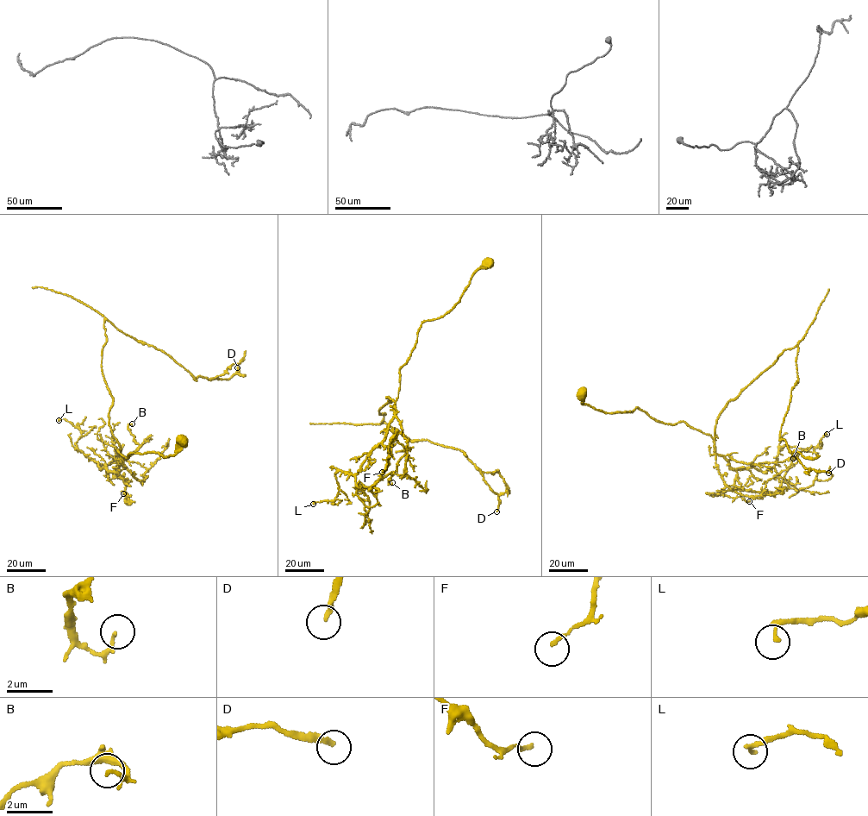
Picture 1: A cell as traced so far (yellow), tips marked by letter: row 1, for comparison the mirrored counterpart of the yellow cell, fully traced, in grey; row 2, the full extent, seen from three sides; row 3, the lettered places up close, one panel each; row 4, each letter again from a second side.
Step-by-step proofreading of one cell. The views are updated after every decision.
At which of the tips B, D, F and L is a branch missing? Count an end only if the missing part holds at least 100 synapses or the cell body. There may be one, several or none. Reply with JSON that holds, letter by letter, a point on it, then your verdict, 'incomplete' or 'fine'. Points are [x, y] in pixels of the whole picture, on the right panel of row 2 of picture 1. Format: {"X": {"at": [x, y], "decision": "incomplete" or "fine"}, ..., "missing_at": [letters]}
{"B": {"at": [793, 458], "decision": "fine"}, "D": {"at": [828, 473], "decision": "fine"}, "F": {"at": [749, 501], "decision": "fine"}, "L": {"at": [827, 434], "decision": "fine"}, "missing_at": []}

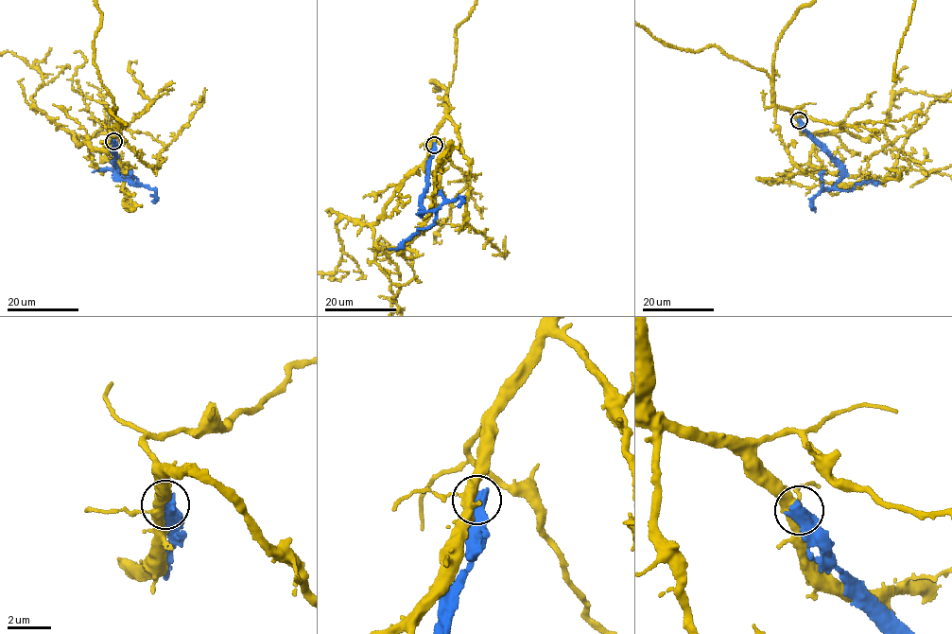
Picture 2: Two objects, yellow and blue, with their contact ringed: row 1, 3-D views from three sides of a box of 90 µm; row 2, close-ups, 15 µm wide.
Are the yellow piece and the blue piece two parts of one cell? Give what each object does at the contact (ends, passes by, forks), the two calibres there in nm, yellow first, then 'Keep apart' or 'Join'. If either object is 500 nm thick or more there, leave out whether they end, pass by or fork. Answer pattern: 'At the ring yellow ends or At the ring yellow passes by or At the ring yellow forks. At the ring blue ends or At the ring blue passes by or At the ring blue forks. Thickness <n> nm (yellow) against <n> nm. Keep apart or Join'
Thickness 420 nm (yellow) against 650 nm. Keep apart

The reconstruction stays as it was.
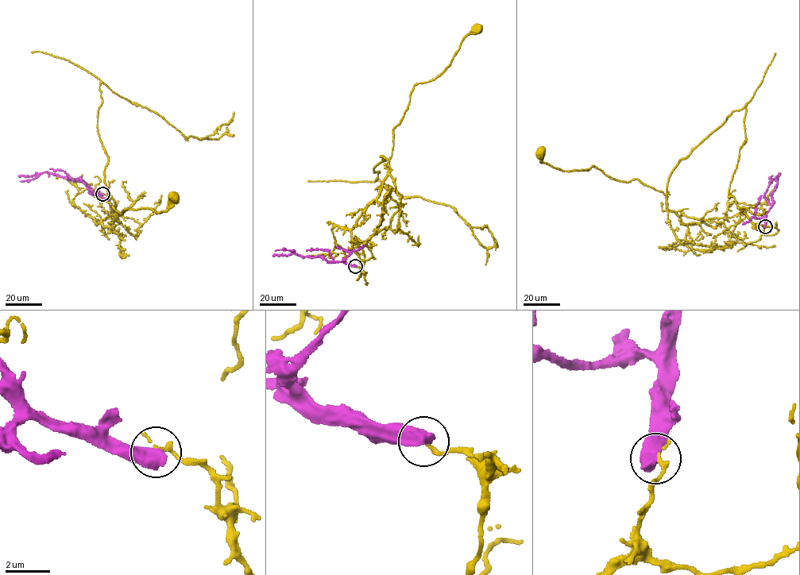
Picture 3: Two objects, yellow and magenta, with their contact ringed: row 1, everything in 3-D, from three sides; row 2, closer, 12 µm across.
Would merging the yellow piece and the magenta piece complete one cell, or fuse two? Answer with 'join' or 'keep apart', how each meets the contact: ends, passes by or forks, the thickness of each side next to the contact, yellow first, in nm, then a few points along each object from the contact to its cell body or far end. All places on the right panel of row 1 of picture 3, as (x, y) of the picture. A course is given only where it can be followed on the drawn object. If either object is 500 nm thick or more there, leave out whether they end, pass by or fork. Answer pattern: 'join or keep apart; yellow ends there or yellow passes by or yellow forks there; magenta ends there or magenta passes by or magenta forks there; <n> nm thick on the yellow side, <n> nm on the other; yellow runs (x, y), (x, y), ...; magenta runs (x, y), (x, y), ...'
keep apart; 190 nm thick on the yellow side, 700 nm on the other; yellow runs (765, 225), (746, 244), (723, 223), (682, 221), (663, 192), (637, 179), (592, 166), (562, 171), (541, 152); magenta runs (764, 225), (767, 214), (773, 201), (772, 194), (777, 181), (775, 179), (780, 173)

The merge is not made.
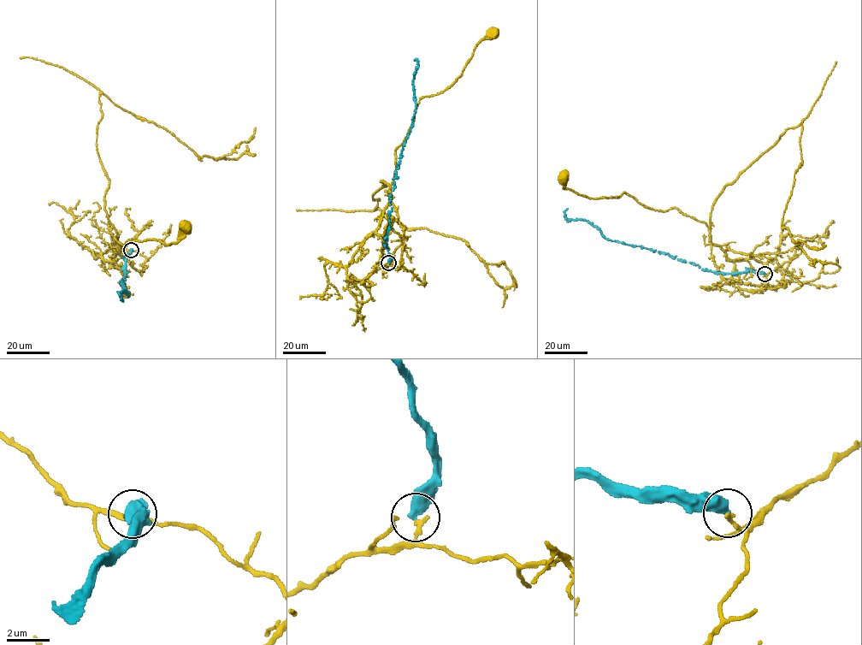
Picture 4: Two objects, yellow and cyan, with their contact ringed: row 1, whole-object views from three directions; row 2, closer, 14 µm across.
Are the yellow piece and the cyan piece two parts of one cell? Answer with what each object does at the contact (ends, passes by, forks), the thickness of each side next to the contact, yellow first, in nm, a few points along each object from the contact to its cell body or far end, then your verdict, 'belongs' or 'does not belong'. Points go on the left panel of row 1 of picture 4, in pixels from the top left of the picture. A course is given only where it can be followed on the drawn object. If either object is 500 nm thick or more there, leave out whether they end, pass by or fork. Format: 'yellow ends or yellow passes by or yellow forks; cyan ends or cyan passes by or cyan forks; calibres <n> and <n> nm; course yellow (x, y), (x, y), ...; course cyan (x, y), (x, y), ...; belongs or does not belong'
calibres 200 and 550 nm; course yellow (131, 250), (146, 260), (142, 273), (121, 253), (115, 237), (124, 246), (152, 239), (168, 245), (185, 227); course cyan (131, 250), (123, 280), (125, 281), (120, 281), (128, 296), (125, 292), (121, 292), (121, 298), (117, 292); does not belong

